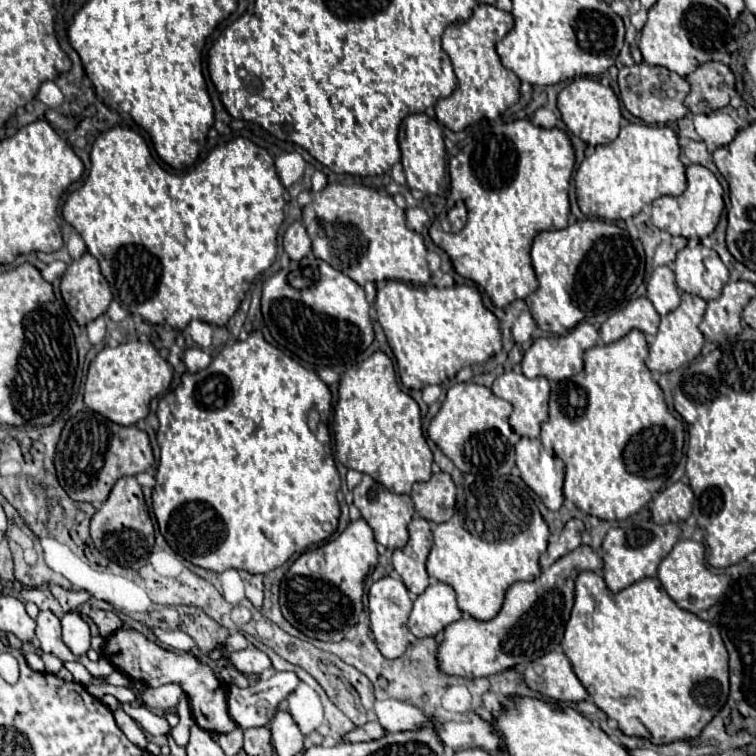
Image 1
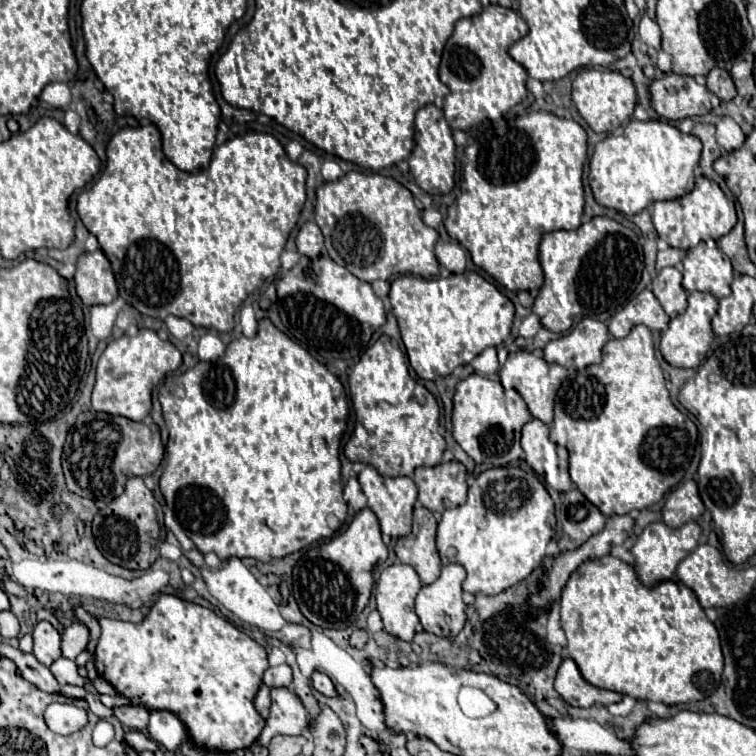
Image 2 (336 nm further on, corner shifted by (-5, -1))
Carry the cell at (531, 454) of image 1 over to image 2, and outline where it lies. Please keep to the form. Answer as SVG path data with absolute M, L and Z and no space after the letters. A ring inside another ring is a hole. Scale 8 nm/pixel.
M531 420L523 426L521 446L525 452L525 462L535 470L535 474L539 474L551 488L561 494L569 490L569 484L561 482L555 444L549 440L549 428L543 422Z

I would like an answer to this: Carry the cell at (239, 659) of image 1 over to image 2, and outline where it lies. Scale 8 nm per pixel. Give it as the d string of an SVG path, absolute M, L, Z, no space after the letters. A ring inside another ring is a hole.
M271 688L271 702L271 716L267 718L267 724L257 740L263 748L269 746L271 738L277 734L303 734L309 724L309 714L291 688Z

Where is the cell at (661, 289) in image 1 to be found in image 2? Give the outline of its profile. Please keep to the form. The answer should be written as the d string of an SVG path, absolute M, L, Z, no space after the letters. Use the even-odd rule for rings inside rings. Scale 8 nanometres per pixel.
M663 268L655 276L651 290L657 296L657 300L661 302L663 310L671 318L683 314L683 310L687 308L687 294L681 286L681 272L677 268Z

